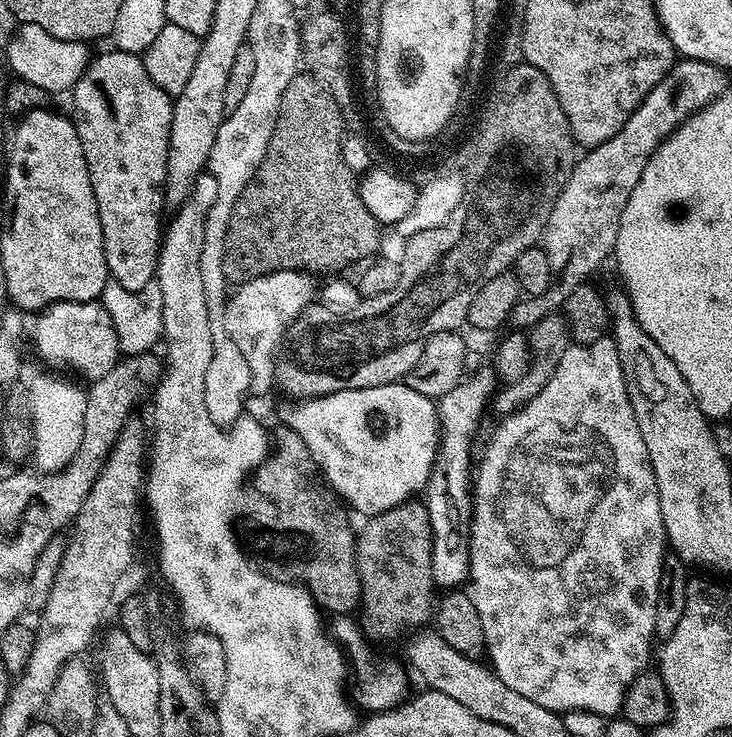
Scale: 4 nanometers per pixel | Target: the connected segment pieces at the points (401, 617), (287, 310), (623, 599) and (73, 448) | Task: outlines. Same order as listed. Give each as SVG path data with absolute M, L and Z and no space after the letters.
M413 498L403 504L394 506L385 512L379 512L376 516L367 517L363 521L364 525L359 525L356 532L356 569L358 570L358 578L360 579L360 607L358 609L358 623L361 633L367 636L369 641L376 640L396 640L400 635L411 633L413 630L420 630L425 627L424 624L433 619L434 616L434 585L432 583L432 567L430 566L430 554L432 553L432 522L428 507L419 499Z
M291 268L254 278L239 285L227 297L226 327L230 339L238 342L238 350L246 354L246 362L252 375L253 397L264 396L268 391L273 391L276 358L285 343L286 329L300 317L304 308L313 303L317 295L318 284L312 280L315 279L309 273Z
M604 335L600 340L595 340L589 344L572 344L562 354L562 362L558 362L558 370L530 398L523 408L510 416L505 416L499 421L500 425L496 428L496 433L488 440L488 445L484 448L484 457L479 457L478 467L474 472L474 499L472 502L472 518L470 521L470 535L468 537L468 553L470 554L470 566L468 574L470 577L470 595L474 602L474 610L478 610L478 618L482 622L482 634L484 635L484 646L487 659L493 672L510 686L510 690L530 698L530 702L538 702L538 706L546 706L546 710L565 714L567 712L590 711L605 718L612 718L617 715L624 707L624 692L634 682L634 678L649 667L648 655L652 652L652 642L655 637L655 607L658 601L659 576L663 572L666 559L666 537L664 534L664 523L662 522L662 506L658 502L658 482L654 478L654 470L650 466L650 454L646 450L646 442L642 442L642 430L638 430L638 418L634 418L634 410L630 406L628 397L628 387L622 374L622 362L618 362L618 346L611 335Z
M40 376L36 380L34 392L34 423L36 442L34 445L35 467L41 473L60 472L74 458L82 442L82 430L86 418L87 391L83 387L71 384L68 380L59 380L56 376Z

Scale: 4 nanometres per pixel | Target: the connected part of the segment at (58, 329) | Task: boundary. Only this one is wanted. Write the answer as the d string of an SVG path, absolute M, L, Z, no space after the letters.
M101 301L54 303L43 309L35 320L32 336L34 332L36 350L44 361L54 366L66 364L91 382L108 374L120 359L117 331Z

